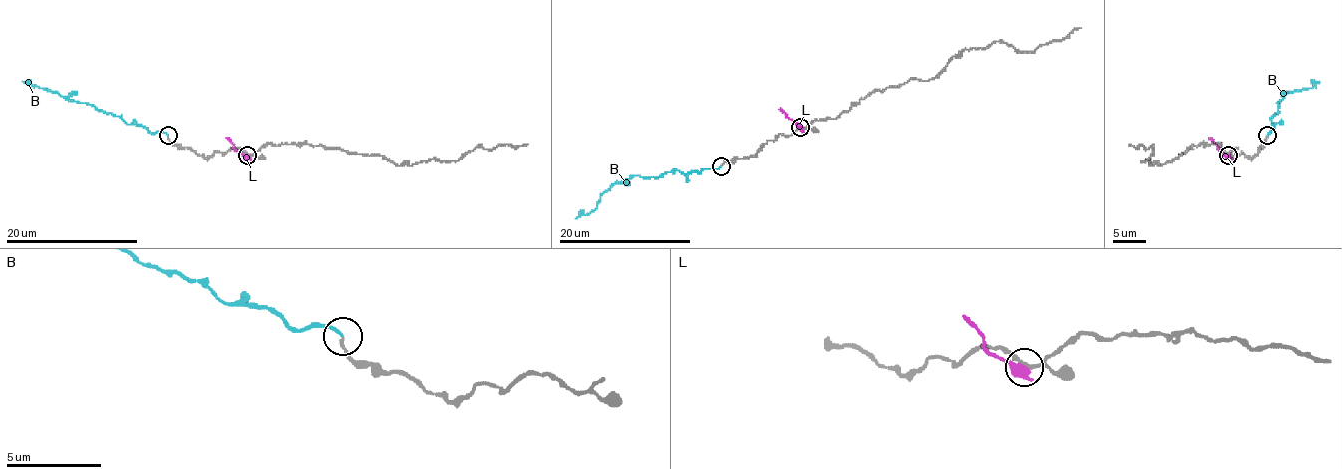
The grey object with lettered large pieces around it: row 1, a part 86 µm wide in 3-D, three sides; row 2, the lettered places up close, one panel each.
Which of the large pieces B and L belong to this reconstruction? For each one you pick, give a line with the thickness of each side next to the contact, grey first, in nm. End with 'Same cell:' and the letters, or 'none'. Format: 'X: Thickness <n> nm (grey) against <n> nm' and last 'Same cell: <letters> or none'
B: Thickness 160 nm (grey) against 140 nm
Same cell: B

